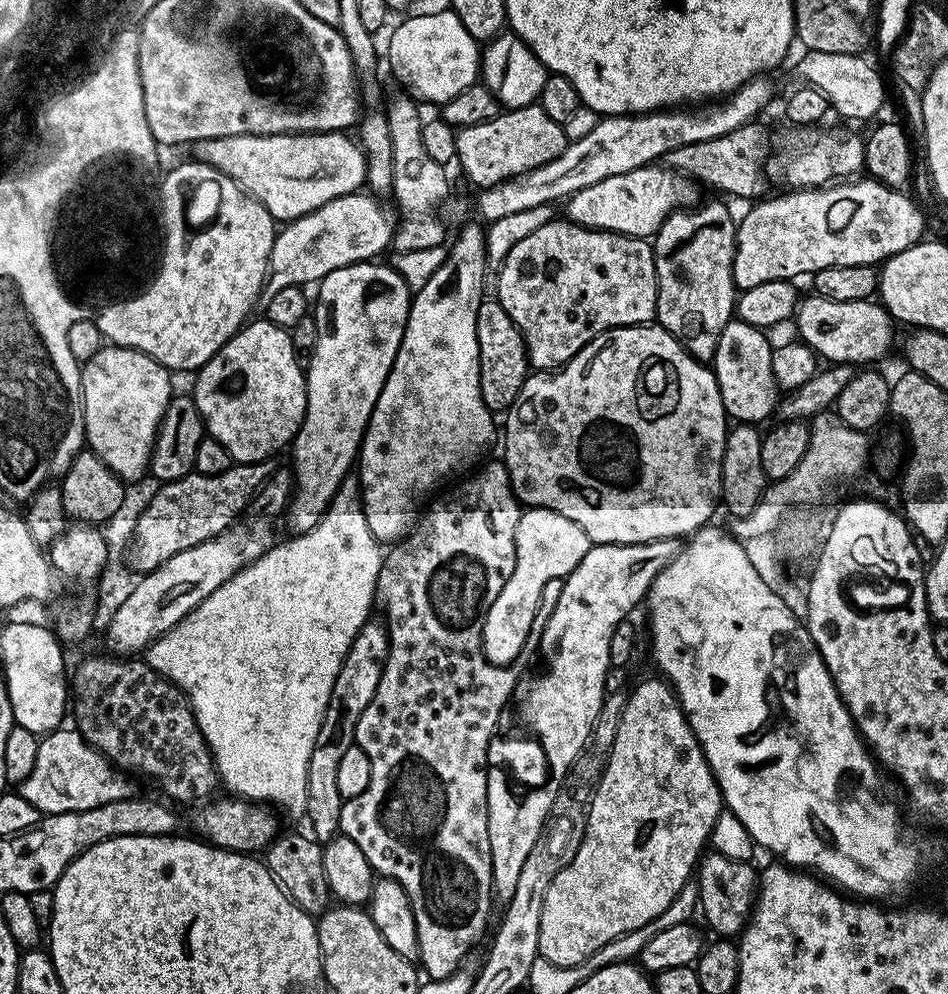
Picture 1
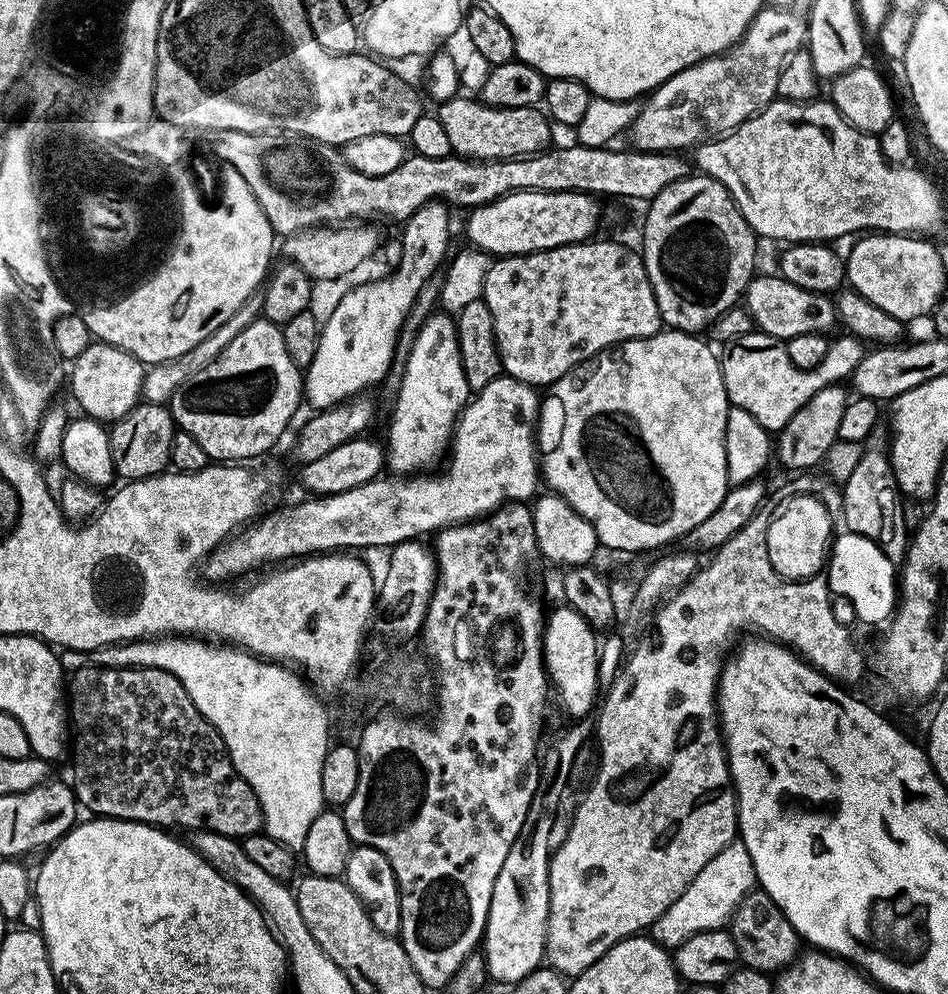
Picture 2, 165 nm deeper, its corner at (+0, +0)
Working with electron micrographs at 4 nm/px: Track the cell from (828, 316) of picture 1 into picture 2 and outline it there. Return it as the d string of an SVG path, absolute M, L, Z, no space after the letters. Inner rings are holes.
M778 274L753 276L742 300L752 316L753 325L759 331L785 342L798 334L831 333L831 328L838 324L836 306L831 295L802 290L802 286L794 286L794 282L786 282Z

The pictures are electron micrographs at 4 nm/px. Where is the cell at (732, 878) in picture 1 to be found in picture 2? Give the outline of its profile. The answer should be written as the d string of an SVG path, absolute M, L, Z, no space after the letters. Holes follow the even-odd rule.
M753 890L746 894L746 898L742 898L736 913L732 915L730 931L738 946L740 964L759 972L779 973L797 959L802 948L800 937L796 935L794 926L790 926L786 914L782 914L778 902L774 902L774 898L762 890Z

